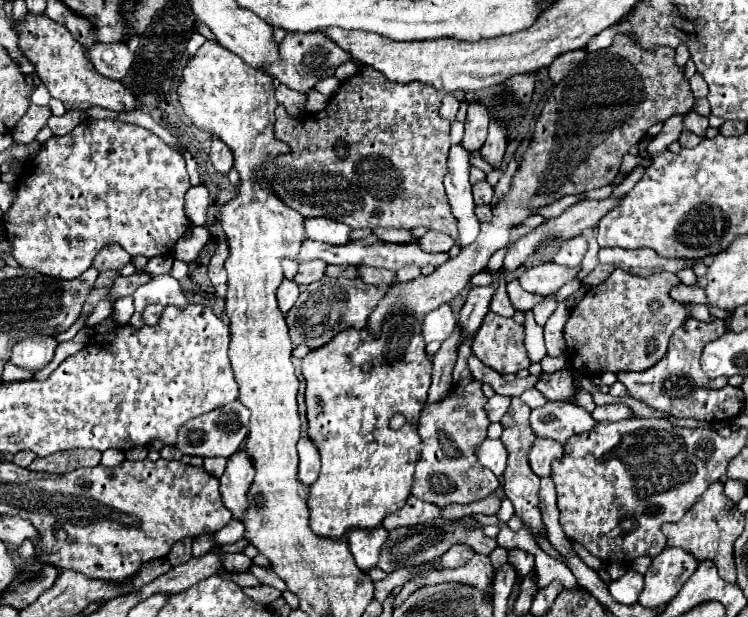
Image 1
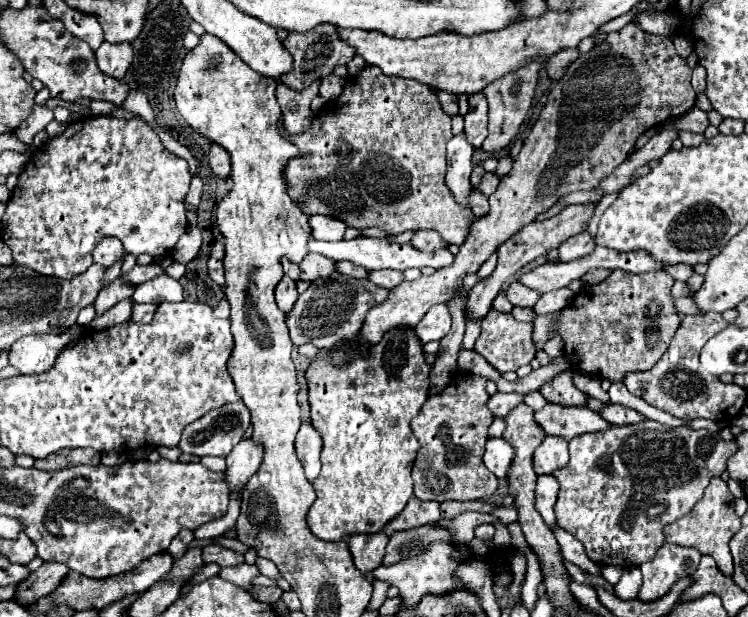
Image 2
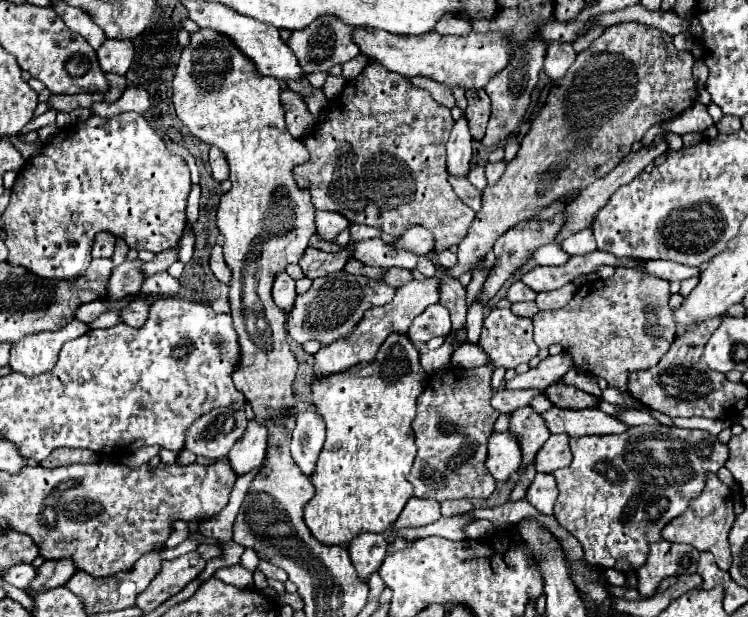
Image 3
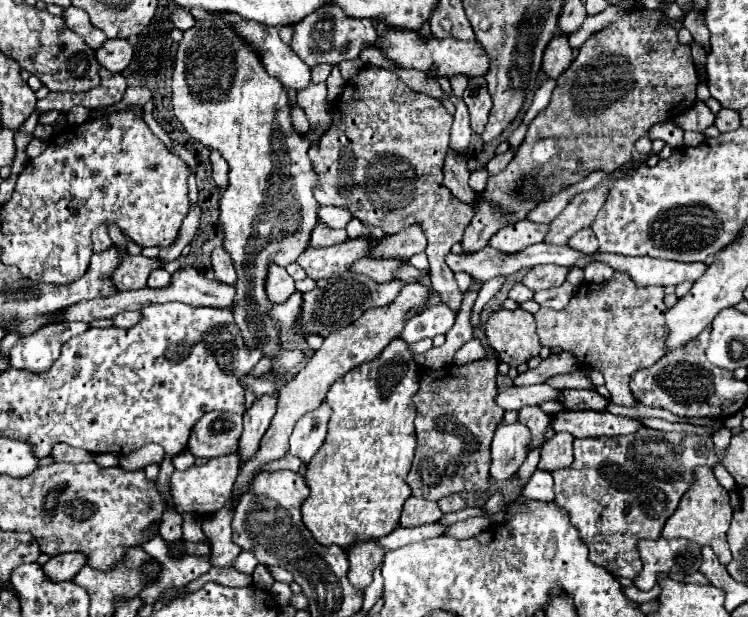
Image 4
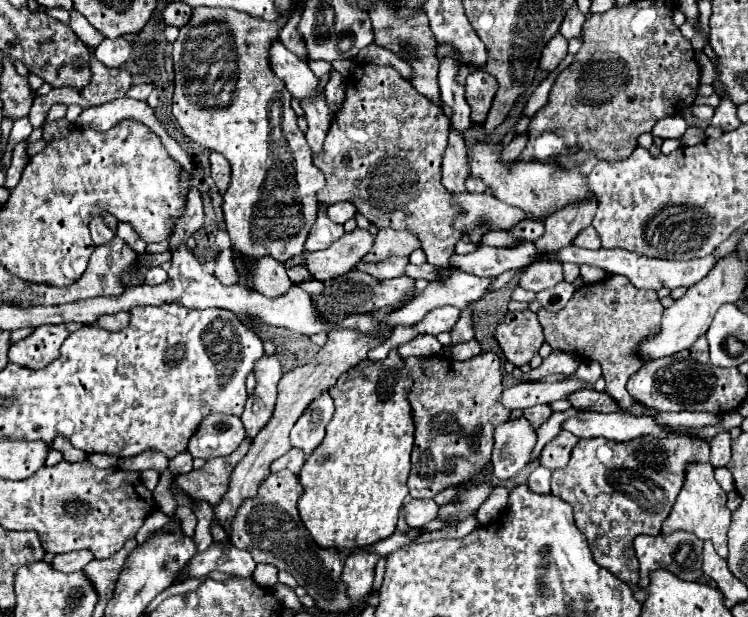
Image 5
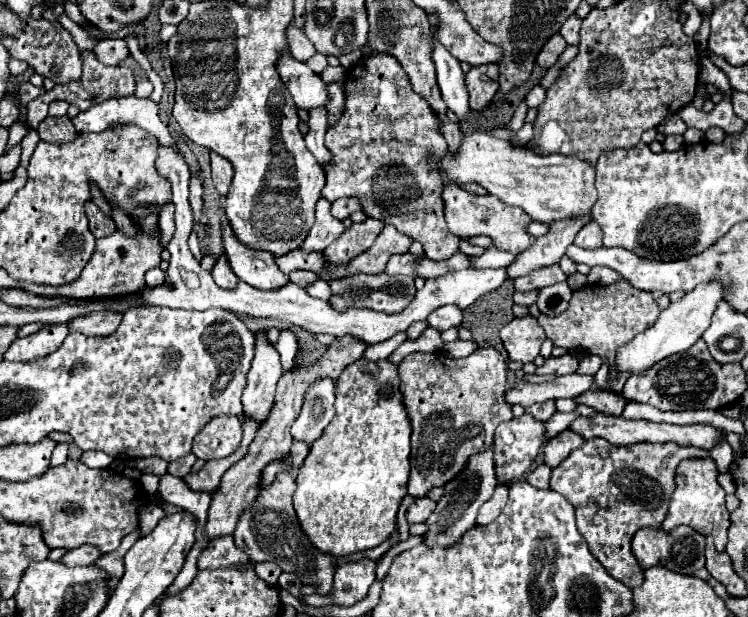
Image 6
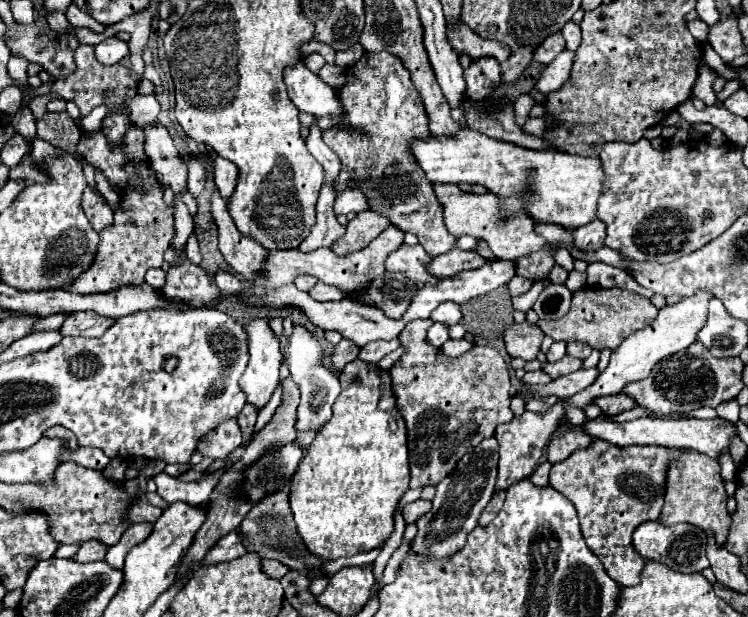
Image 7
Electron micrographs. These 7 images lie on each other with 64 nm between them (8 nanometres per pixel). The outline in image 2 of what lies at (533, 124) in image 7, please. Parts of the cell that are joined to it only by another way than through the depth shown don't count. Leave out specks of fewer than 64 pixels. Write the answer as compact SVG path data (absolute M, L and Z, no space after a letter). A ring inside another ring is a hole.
M486 174L484 178L482 178L482 182L480 182L480 186L476 188L478 192L482 192L486 198L490 196L490 194L494 194L496 192L496 188L498 188L498 176L496 174Z

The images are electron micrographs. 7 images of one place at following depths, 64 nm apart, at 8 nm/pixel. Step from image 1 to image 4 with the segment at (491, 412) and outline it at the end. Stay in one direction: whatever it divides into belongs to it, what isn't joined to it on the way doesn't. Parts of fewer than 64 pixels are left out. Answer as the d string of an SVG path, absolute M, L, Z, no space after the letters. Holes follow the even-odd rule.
M548 384L536 386L510 386L496 396L496 404L504 410L520 410L524 406L540 404L544 400L554 400L560 390L554 390Z

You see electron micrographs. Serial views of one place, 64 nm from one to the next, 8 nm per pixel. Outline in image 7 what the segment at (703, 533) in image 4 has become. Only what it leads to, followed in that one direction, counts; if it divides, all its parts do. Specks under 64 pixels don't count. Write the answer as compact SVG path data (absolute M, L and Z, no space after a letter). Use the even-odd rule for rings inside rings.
M696 450L684 452L676 462L672 462L668 470L668 482L666 482L666 504L662 510L660 522L664 526L672 526L678 522L688 522L704 532L712 532L716 538L716 544L724 546L730 530L730 514L726 510L726 490L724 480L720 476L720 464L718 460L712 460L710 456L704 456Z

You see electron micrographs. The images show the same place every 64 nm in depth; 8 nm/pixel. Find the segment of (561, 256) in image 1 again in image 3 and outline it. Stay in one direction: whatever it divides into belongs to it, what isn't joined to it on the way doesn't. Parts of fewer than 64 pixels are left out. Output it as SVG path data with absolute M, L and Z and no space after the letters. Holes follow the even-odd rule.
M584 228L572 236L568 236L568 240L560 242L560 246L564 248L564 252L568 252L568 256L578 256L578 254L588 254L592 250L596 250L596 240L590 228Z

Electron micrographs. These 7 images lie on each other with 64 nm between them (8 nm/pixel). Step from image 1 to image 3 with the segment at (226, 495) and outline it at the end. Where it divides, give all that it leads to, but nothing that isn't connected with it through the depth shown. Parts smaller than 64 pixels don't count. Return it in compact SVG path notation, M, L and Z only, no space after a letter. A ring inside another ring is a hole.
M256 418L250 420L244 436L234 444L234 448L226 456L236 476L244 476L254 468L262 466L266 456L266 432L268 430L258 424Z

